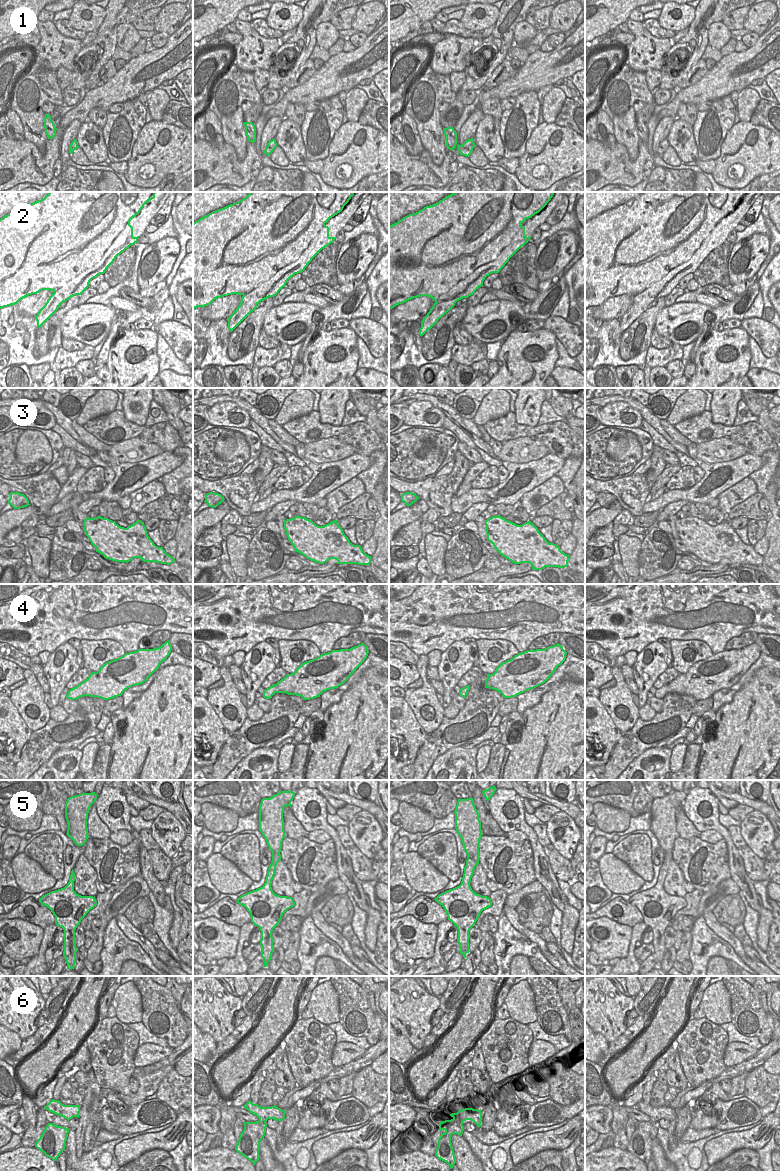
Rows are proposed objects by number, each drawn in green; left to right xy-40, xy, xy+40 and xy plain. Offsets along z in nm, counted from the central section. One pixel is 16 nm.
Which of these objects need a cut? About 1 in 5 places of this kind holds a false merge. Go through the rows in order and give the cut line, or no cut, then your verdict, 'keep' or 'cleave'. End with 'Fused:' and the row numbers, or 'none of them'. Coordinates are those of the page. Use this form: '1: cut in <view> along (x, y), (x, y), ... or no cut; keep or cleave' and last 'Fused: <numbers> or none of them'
1: no cut; keep
2: cut in xy+40 along (521, 245), (511, 245), (497, 259), (479, 266), (435, 302); cleave
3: no cut; keep
4: no cut; keep
5: no cut; keep
6: cut in xy+40 along (453, 1118), (456, 1118), (462, 1124); cleave
Fused: 2, 6

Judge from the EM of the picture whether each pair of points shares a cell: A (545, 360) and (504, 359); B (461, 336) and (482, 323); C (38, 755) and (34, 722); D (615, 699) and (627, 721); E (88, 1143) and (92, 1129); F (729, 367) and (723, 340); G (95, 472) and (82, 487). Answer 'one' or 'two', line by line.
A: one
B: two
C: two
D: one
E: one
F: one
G: one

